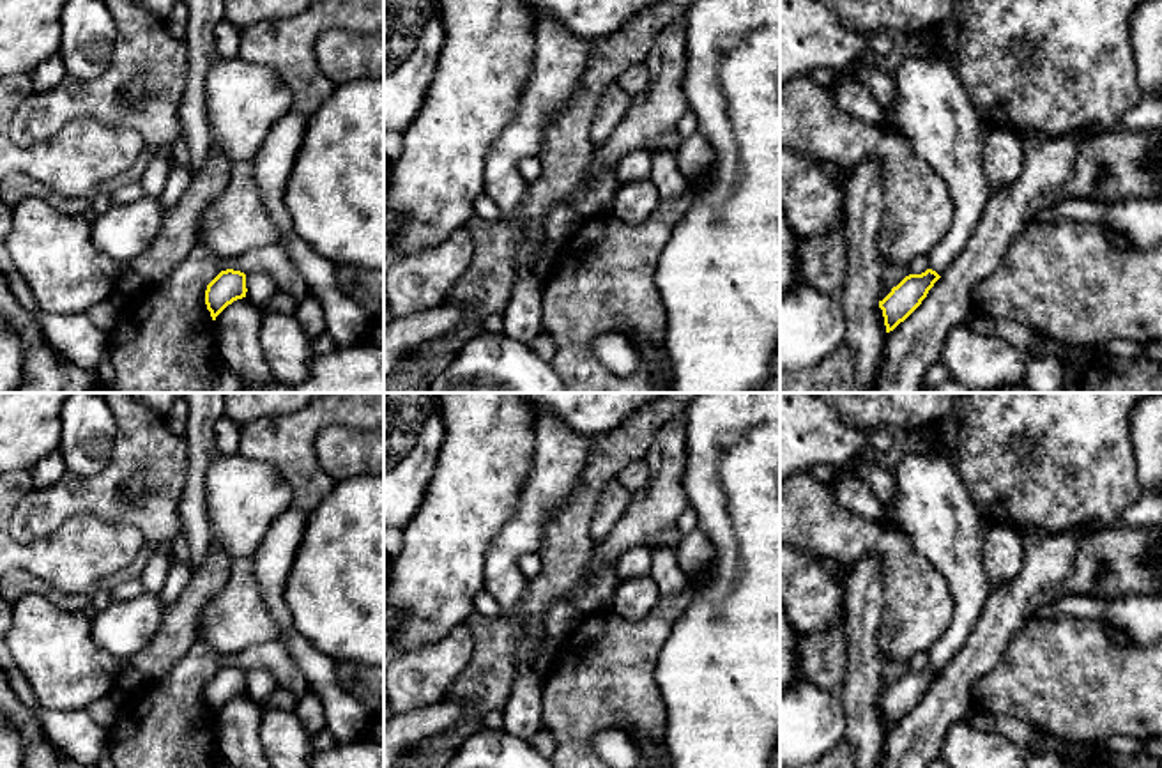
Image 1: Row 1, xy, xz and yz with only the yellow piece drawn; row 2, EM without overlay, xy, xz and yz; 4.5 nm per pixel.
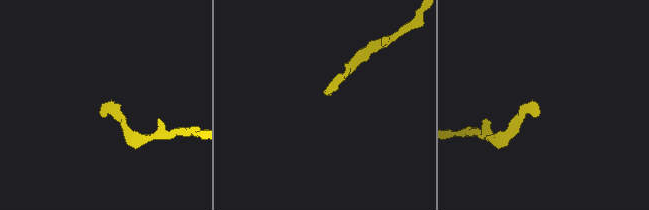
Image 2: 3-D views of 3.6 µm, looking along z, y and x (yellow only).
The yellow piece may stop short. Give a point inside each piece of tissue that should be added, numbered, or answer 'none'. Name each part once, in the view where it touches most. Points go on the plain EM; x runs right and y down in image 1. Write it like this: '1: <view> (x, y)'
1: yz (932, 506)

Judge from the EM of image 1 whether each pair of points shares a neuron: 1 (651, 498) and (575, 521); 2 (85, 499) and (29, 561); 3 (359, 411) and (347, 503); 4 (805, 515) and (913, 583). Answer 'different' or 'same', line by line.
1: different
2: different
3: different
4: same

